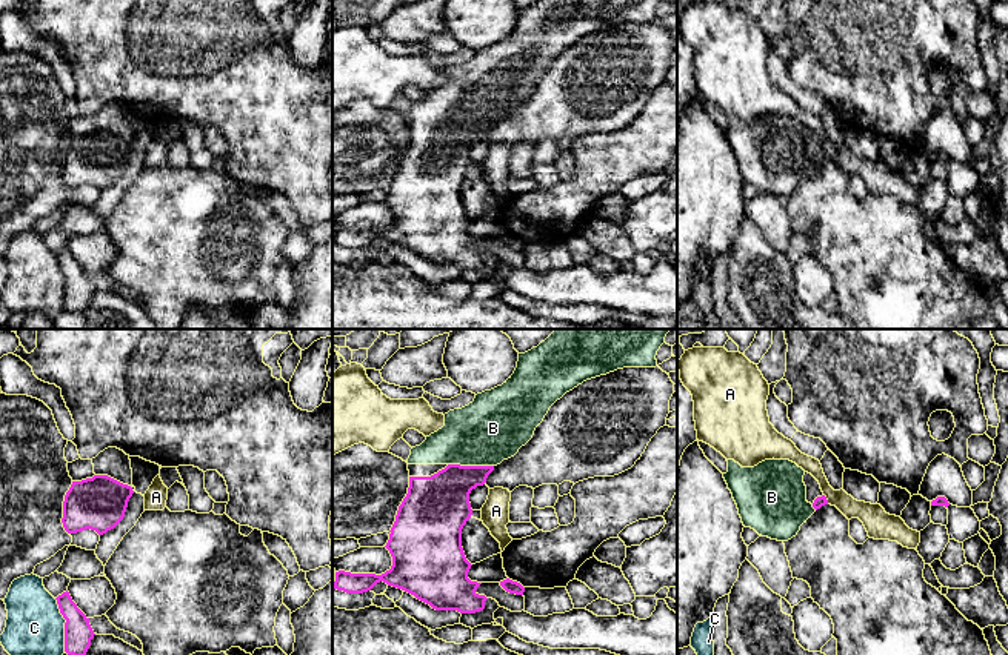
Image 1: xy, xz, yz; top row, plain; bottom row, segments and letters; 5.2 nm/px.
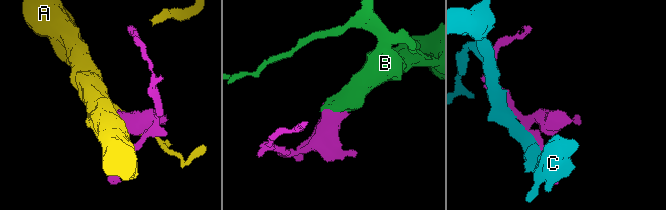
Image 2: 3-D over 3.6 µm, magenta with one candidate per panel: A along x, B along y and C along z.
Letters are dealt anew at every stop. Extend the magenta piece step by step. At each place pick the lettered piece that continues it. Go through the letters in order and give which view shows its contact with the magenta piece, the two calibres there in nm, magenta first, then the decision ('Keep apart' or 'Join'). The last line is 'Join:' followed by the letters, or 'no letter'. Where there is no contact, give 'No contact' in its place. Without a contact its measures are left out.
A: Touches magenta in yz. Thickness 60 nm (magenta) against 110 nm. Keep apart
B: Touches magenta in xz. Thickness 300 nm (magenta) against 360 nm. Join
C: Touches magenta in xy. Thickness 140 nm (magenta) against 300 nm. Keep apart
Join: B

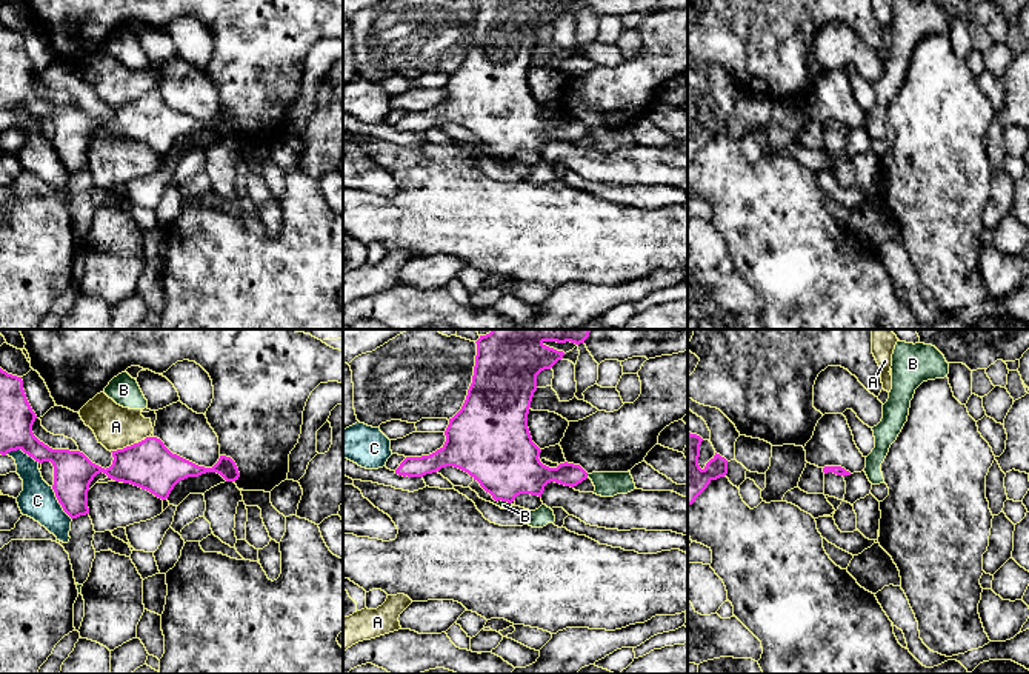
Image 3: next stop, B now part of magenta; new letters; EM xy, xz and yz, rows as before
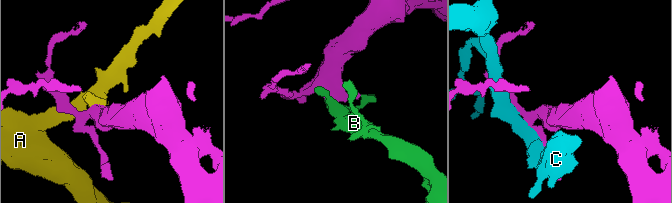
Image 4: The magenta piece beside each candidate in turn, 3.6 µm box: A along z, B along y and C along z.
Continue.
A: Touches magenta in xy. Thickness 260 nm (magenta) against 220 nm. Keep apart
B: Touches magenta in xz. Thickness 360 nm (magenta) against 50 nm. Join
C: Touches magenta in xy. Thickness 200 nm (magenta) against 190 nm. Keep apart
Join: B

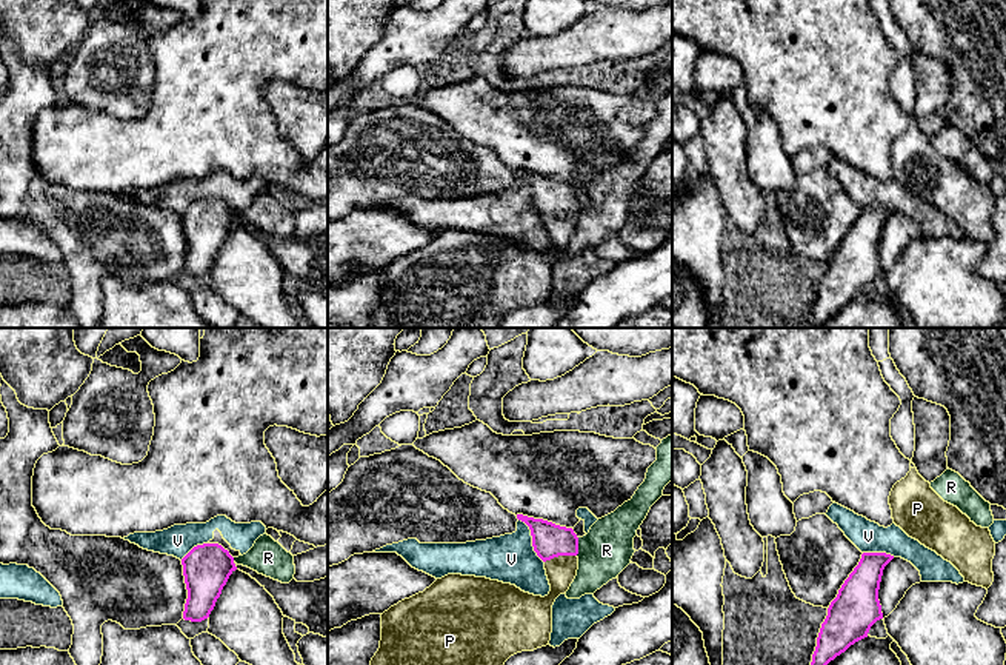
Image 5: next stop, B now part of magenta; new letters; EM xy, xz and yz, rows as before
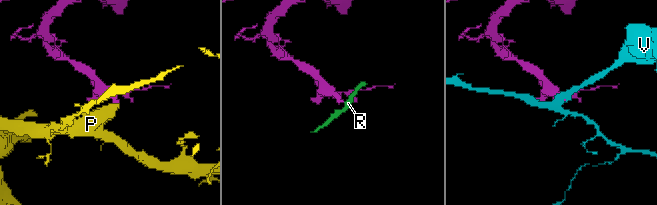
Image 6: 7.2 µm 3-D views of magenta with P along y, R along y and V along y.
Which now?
P: Touches magenta in xz. Thickness 180 nm (magenta) against 150 nm. Join
R: Touches magenta in xz. Thickness 180 nm (magenta) against 280 nm. Keep apart
V: Touches magenta in xz. Thickness 180 nm (magenta) against 260 nm. Keep apart
Join: P

